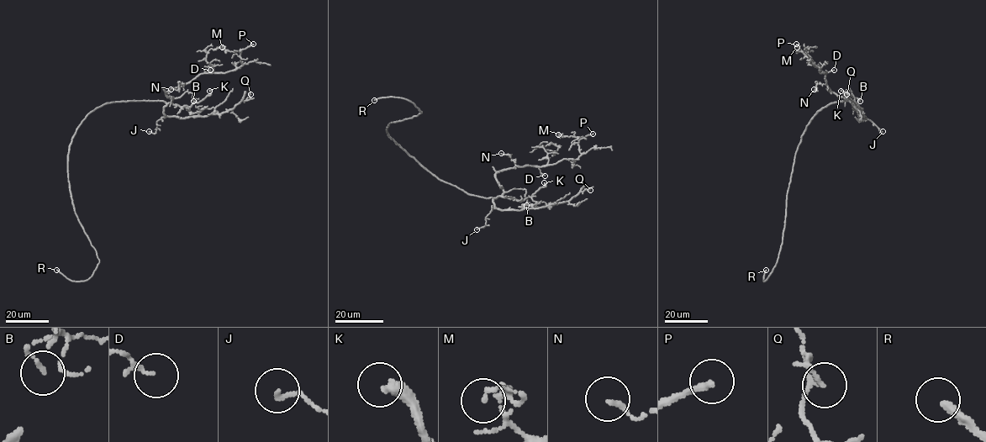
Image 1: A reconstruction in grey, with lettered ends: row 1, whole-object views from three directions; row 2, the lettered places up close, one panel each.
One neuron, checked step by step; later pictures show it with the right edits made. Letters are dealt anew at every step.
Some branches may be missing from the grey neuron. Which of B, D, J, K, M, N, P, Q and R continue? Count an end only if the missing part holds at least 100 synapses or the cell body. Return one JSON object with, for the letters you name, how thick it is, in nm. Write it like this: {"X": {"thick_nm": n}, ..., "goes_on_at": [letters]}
{"K": {"thick_nm": 440}, "R": {"thick_nm": 280}, "goes_on_at": ["K", "R"]}

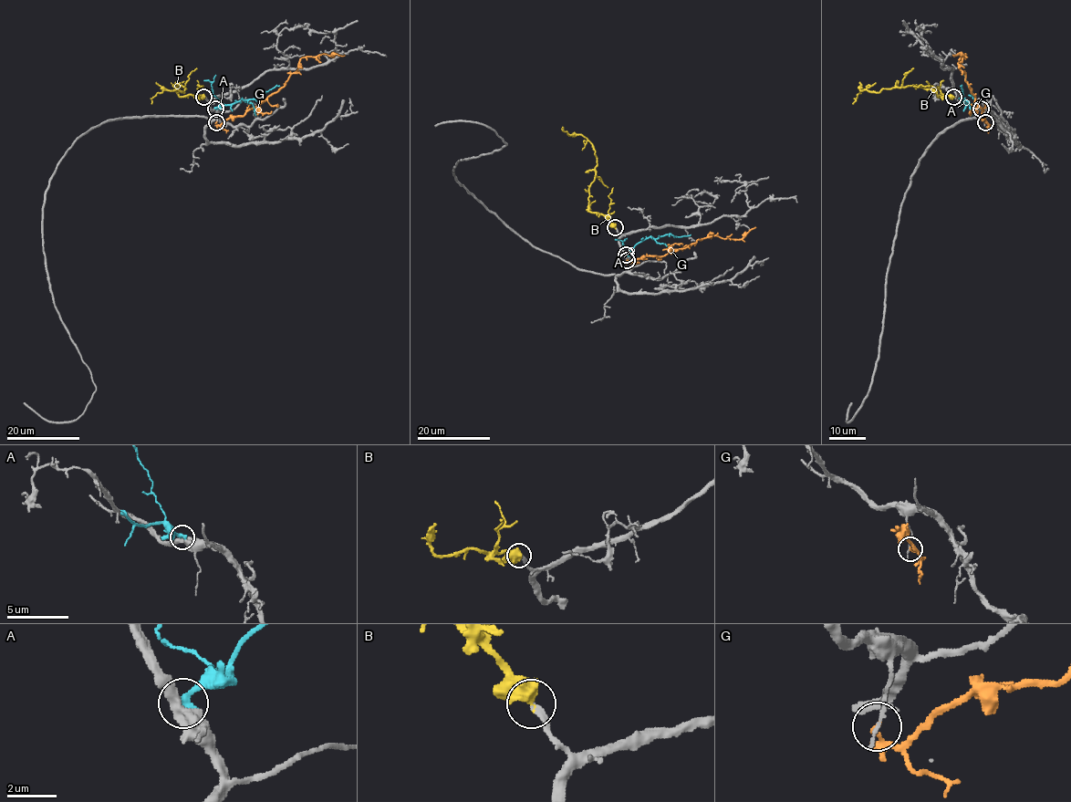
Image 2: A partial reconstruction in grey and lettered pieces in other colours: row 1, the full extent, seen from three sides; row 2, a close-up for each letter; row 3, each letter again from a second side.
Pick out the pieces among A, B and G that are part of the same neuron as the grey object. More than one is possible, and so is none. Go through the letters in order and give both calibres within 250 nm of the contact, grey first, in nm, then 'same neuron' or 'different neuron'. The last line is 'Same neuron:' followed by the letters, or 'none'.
A: calibres 440 and 360 nm; different neuron
B: calibres 200 and 750 nm; same neuron
G: calibres 150 and 140 nm; different neuron
Same neuron: B

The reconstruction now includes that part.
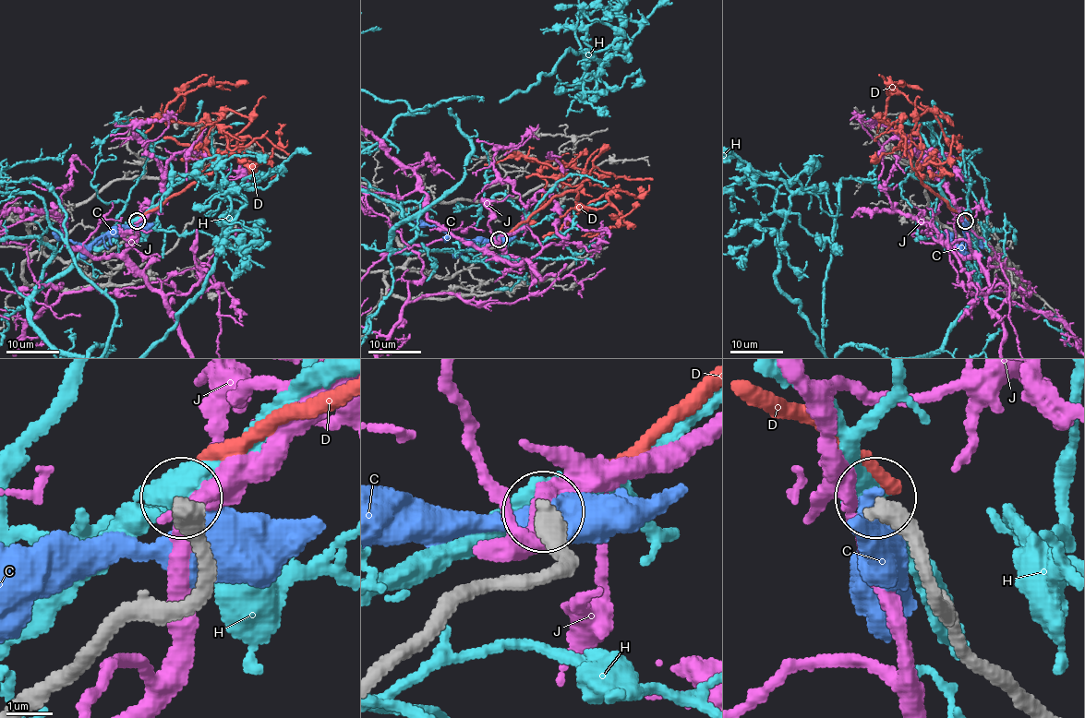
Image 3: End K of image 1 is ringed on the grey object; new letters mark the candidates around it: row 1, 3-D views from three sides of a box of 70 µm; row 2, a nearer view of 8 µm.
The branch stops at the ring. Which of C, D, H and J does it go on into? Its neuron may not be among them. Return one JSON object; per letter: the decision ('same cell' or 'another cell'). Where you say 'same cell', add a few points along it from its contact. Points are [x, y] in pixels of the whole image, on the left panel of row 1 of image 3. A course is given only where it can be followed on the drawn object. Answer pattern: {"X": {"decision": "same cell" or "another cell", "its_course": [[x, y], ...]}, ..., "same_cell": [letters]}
{"C": {"decision": "another cell"}, "D": {"decision": "another cell"}, "H": {"decision": "another cell"}, "J": {"decision": "another cell"}, "same_cell": []}

